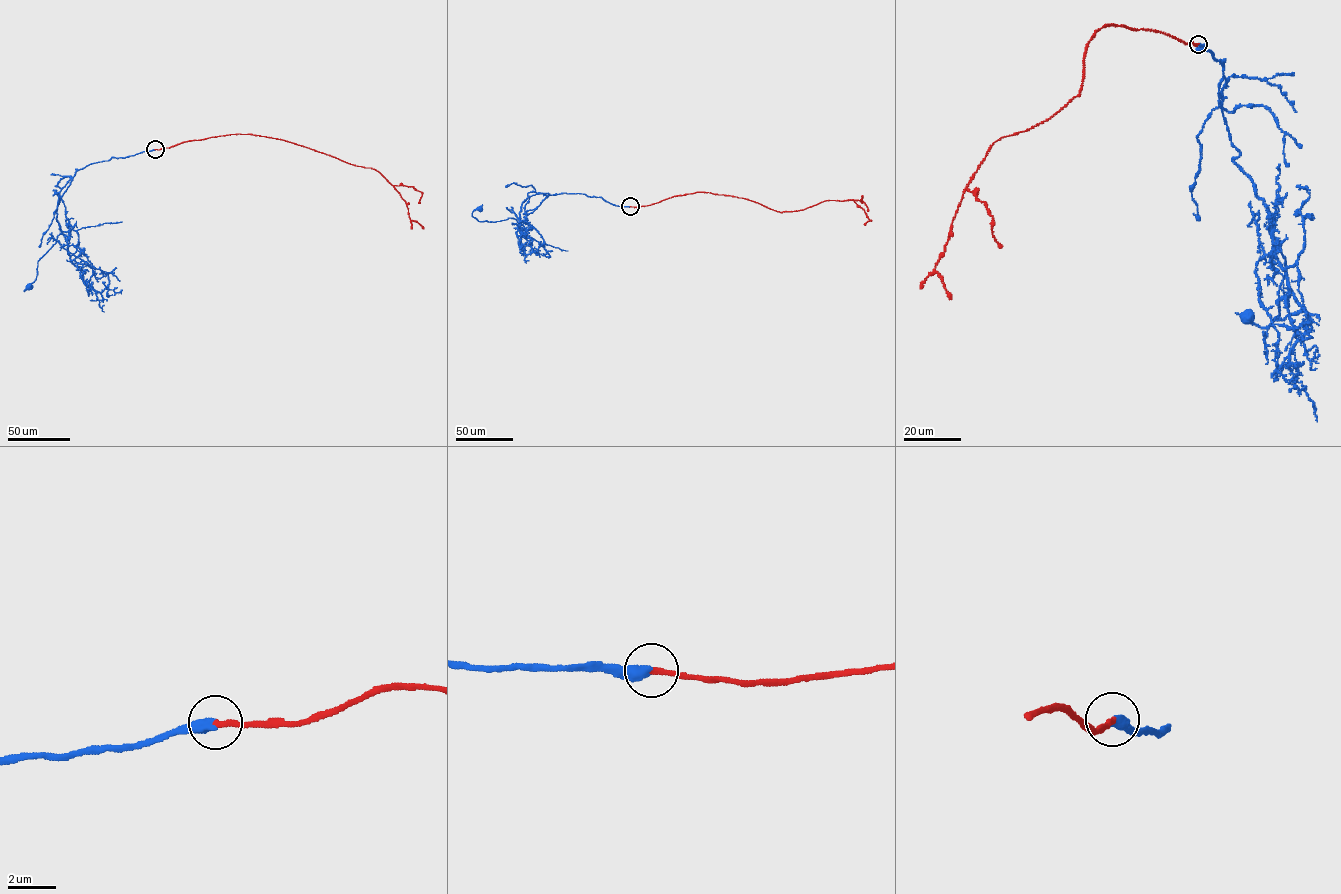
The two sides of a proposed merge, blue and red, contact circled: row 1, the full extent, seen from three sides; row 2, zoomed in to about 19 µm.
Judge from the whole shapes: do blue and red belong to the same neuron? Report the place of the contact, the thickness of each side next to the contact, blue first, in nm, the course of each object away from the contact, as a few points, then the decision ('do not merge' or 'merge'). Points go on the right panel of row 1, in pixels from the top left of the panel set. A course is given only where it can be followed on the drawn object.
(1198, 44) | 480/240 nm | blue via (1198, 44), (1222, 66), (1233, 162), (1279, 216), (1269, 232), (1286, 262), (1280, 313), (1265, 327), (1249, 315) | red via (1198, 44), (1114, 25), (1094, 32), (1077, 95), (1046, 120), (992, 143), (966, 186), (935, 270), (951, 299) | merge

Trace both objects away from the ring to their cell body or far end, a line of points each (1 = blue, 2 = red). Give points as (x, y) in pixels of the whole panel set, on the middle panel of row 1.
1: (630, 206), (578, 193), (542, 193), (524, 200), (519, 222), (510, 217), (480, 221), (472, 214), (480, 209)
2: (630, 206), (646, 206), (698, 192), (743, 198), (782, 212), (804, 209), (826, 200), (861, 199), (867, 211)

